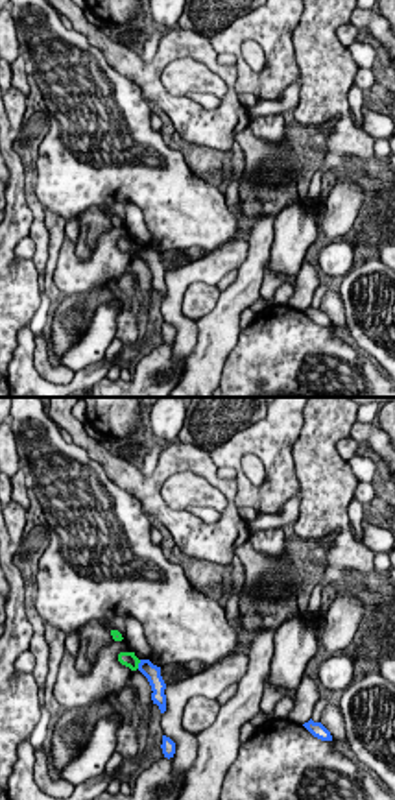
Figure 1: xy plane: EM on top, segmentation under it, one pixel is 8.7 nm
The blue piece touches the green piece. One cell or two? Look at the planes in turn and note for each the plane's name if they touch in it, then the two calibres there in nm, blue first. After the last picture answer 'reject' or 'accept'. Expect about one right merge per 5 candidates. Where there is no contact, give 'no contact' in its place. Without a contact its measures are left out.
xy | 140/130 nm

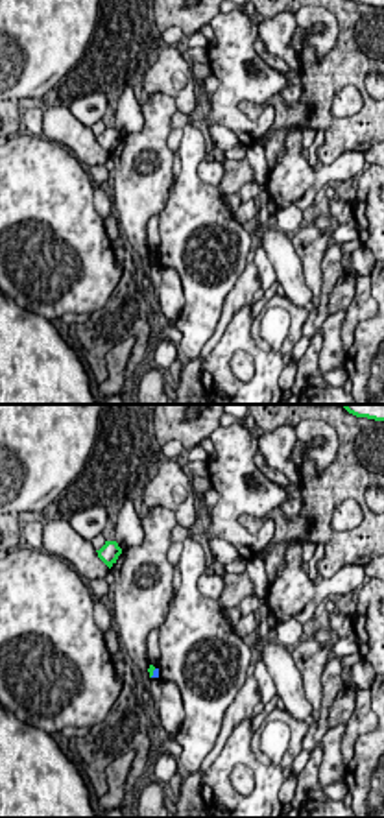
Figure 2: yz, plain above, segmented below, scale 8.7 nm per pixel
yz | 60/50 nm

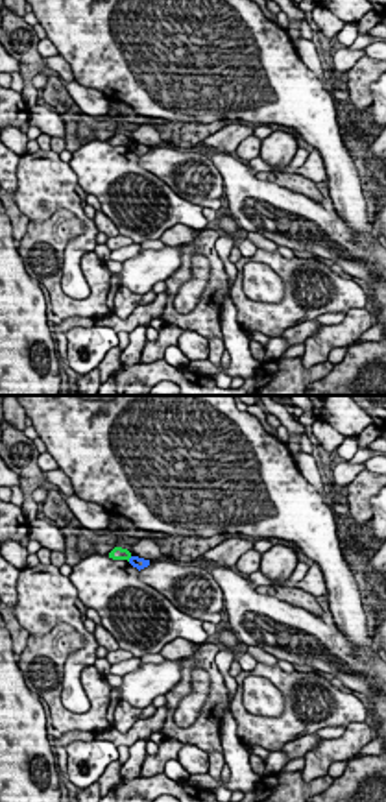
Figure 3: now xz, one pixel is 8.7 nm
xz | 100/120 nm

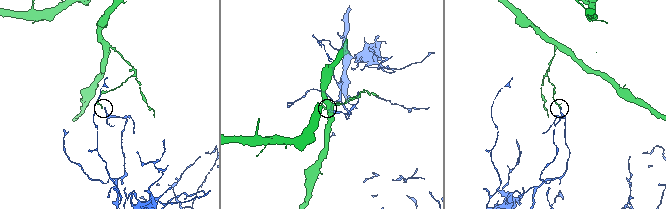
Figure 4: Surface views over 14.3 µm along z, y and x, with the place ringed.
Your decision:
reject

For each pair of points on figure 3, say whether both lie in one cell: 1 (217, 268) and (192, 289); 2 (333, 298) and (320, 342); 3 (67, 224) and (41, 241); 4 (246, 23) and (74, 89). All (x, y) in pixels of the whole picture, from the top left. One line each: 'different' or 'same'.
1: different
2: different
3: same
4: different

